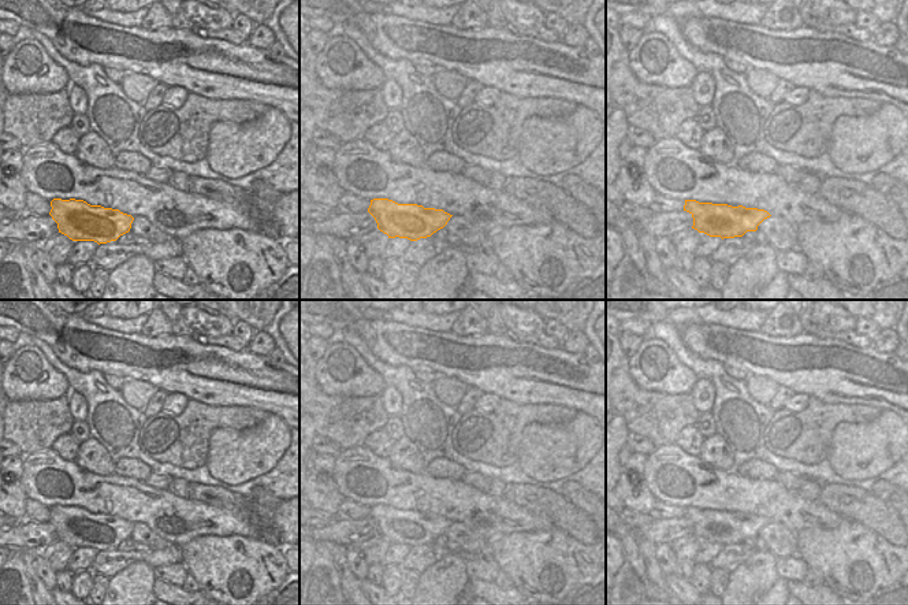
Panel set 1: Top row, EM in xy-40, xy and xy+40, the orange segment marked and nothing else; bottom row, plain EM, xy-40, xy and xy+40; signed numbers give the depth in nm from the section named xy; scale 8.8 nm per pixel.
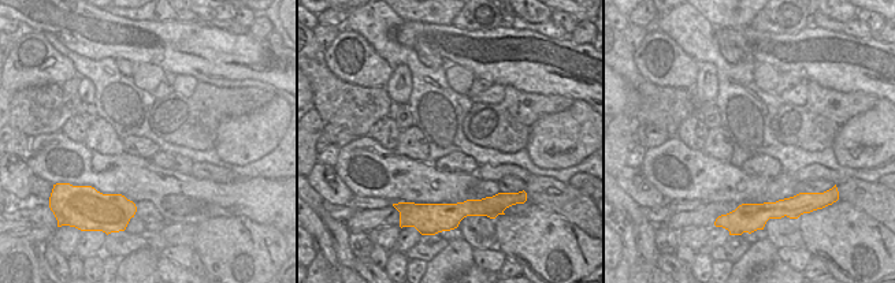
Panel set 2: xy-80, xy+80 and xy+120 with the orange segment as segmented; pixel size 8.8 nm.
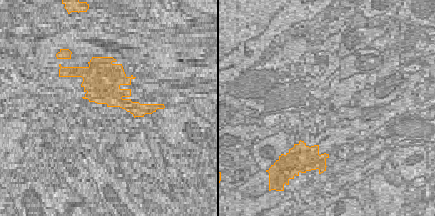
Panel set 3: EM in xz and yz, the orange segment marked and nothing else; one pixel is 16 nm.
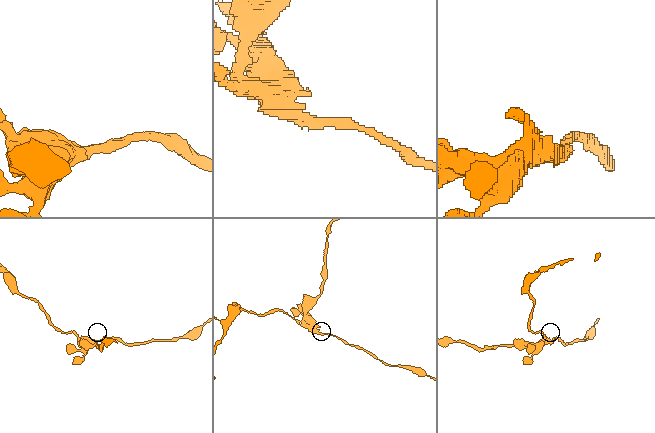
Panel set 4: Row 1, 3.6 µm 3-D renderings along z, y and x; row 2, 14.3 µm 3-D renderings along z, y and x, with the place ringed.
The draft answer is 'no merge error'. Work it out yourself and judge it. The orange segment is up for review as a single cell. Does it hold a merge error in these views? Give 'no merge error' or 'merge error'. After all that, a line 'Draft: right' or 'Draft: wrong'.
merge error
Draft: wrong

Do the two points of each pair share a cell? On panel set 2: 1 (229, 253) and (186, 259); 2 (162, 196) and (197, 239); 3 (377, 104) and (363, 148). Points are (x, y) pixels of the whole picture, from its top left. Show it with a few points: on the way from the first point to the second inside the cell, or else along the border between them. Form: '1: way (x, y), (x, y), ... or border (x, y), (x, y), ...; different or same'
1: border (170, 245), (190, 245), (197, 252), (204, 268); different
2: border (215, 228), (193, 224), (166, 224), (159, 231); different
3: border (367, 134), (357, 138); different

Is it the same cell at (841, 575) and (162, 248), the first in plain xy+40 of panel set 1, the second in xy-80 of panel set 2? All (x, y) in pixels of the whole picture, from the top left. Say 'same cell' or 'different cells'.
different cells

